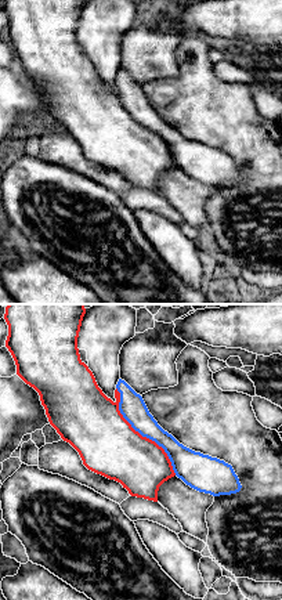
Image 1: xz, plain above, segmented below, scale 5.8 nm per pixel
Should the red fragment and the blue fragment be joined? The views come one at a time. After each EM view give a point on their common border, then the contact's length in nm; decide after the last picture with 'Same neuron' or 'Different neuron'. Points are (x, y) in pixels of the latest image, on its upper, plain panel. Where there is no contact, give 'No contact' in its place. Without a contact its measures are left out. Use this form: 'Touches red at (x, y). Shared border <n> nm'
Touches red at (140, 125). Shared border 600 nm

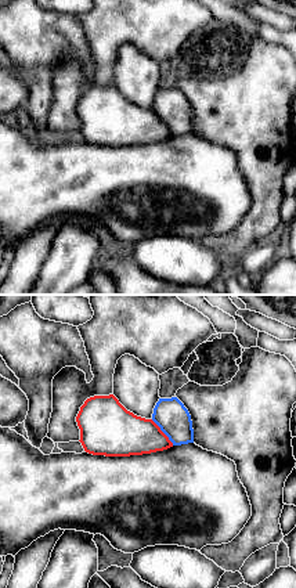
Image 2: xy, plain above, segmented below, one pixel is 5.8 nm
Touches red at (162, 122). Shared border 200 nm

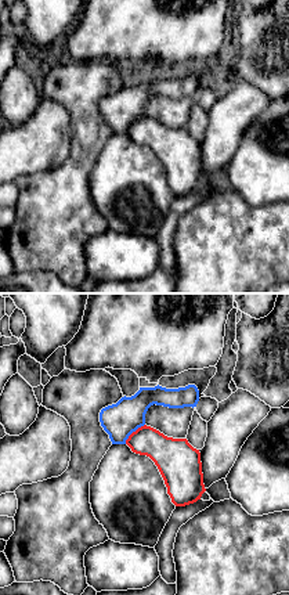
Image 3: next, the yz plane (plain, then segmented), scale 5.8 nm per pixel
Touches red at (133, 122). Shared border 170 nm

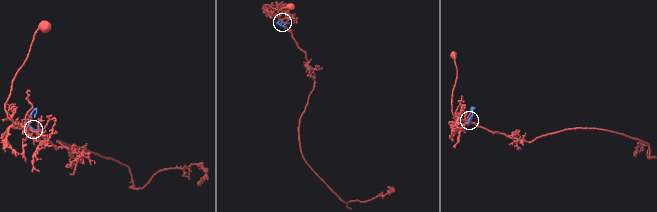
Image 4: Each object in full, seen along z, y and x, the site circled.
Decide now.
Same neuron

